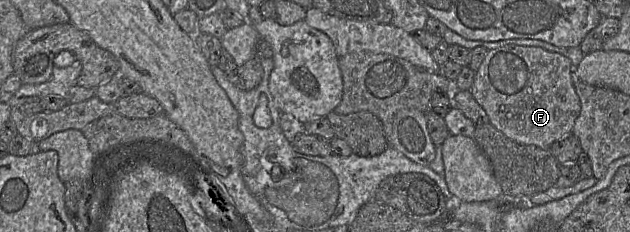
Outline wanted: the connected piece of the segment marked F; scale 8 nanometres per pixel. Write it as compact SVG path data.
M508 44L489 50L475 71L470 93L496 129L516 143L541 149L549 149L557 140L572 134L581 110L571 79L571 61L536 46Z

